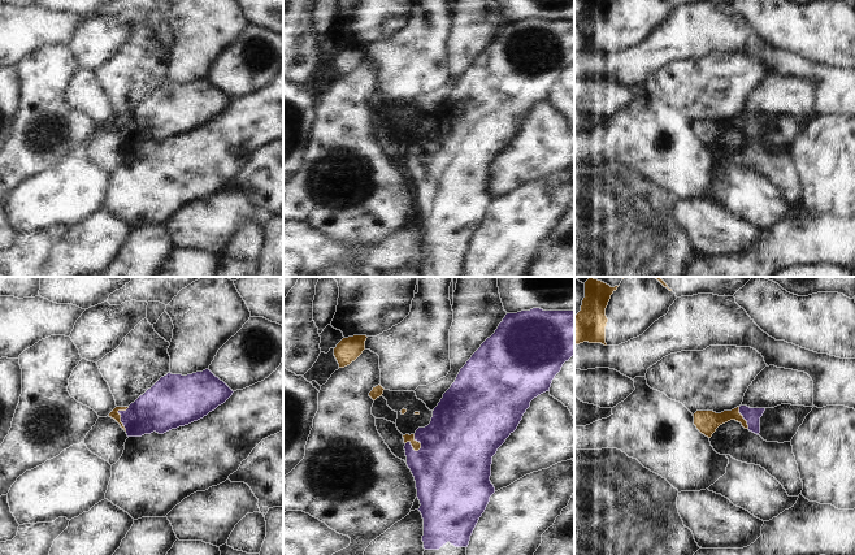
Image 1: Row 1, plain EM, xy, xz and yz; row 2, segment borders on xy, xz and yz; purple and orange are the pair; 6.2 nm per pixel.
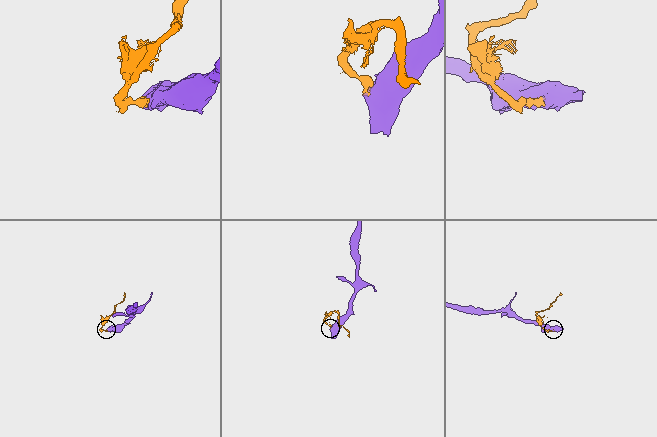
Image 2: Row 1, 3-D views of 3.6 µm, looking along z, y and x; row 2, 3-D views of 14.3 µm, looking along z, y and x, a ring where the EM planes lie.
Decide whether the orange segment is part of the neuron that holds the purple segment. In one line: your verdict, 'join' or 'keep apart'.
keep apart

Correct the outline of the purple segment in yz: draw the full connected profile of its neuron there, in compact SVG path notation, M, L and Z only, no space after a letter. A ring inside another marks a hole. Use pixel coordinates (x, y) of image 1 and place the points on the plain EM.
M747 114L739 116L739 122L747 130L748 139L758 143L760 142L760 126L763 125L765 117L750 117Z

